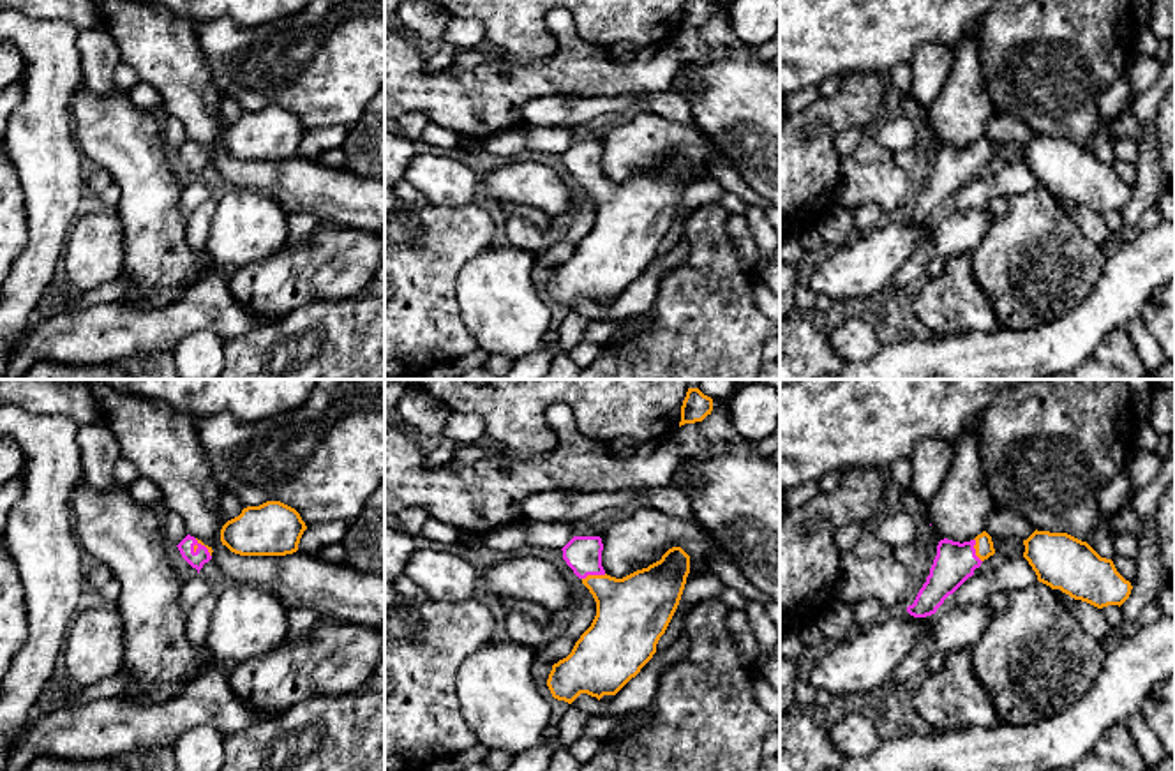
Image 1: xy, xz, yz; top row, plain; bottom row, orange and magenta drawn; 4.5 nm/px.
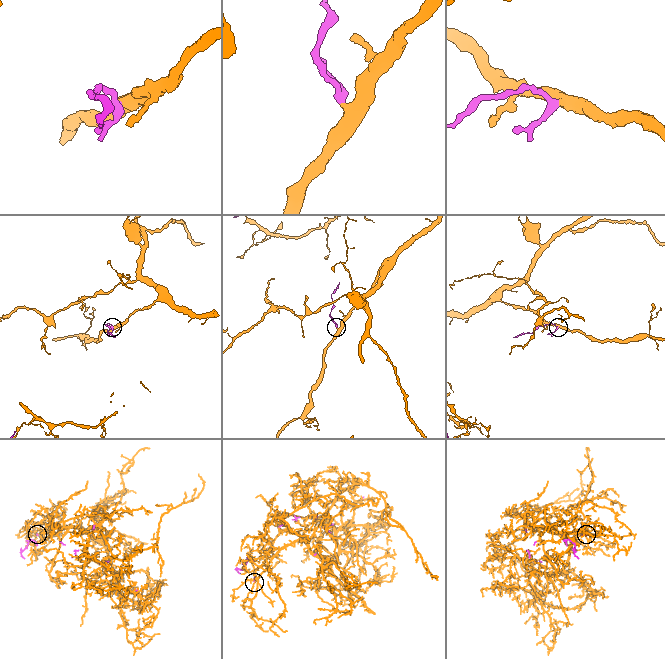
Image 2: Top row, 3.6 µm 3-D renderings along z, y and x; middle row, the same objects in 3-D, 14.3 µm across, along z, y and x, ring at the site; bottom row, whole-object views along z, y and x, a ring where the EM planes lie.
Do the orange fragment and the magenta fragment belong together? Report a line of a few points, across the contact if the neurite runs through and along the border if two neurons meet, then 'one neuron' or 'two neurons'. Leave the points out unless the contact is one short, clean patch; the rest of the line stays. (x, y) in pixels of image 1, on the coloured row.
line xz (606, 574), (588, 574), (583, 579); two neurons

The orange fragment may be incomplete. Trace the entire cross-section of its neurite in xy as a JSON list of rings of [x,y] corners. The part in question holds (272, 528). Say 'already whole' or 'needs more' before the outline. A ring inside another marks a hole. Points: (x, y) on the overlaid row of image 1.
already whole | [[[281,503],[247,506],[221,529],[221,542],[240,556],[286,556],[298,550],[307,529],[300,513]]]

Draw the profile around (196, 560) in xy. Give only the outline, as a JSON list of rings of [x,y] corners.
[[[187,535],[178,545],[182,558],[198,570],[212,559],[208,549],[201,545],[194,536]]]

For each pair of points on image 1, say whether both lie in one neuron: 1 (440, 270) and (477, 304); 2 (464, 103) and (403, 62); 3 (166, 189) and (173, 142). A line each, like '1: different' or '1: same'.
1: different
2: same
3: different

